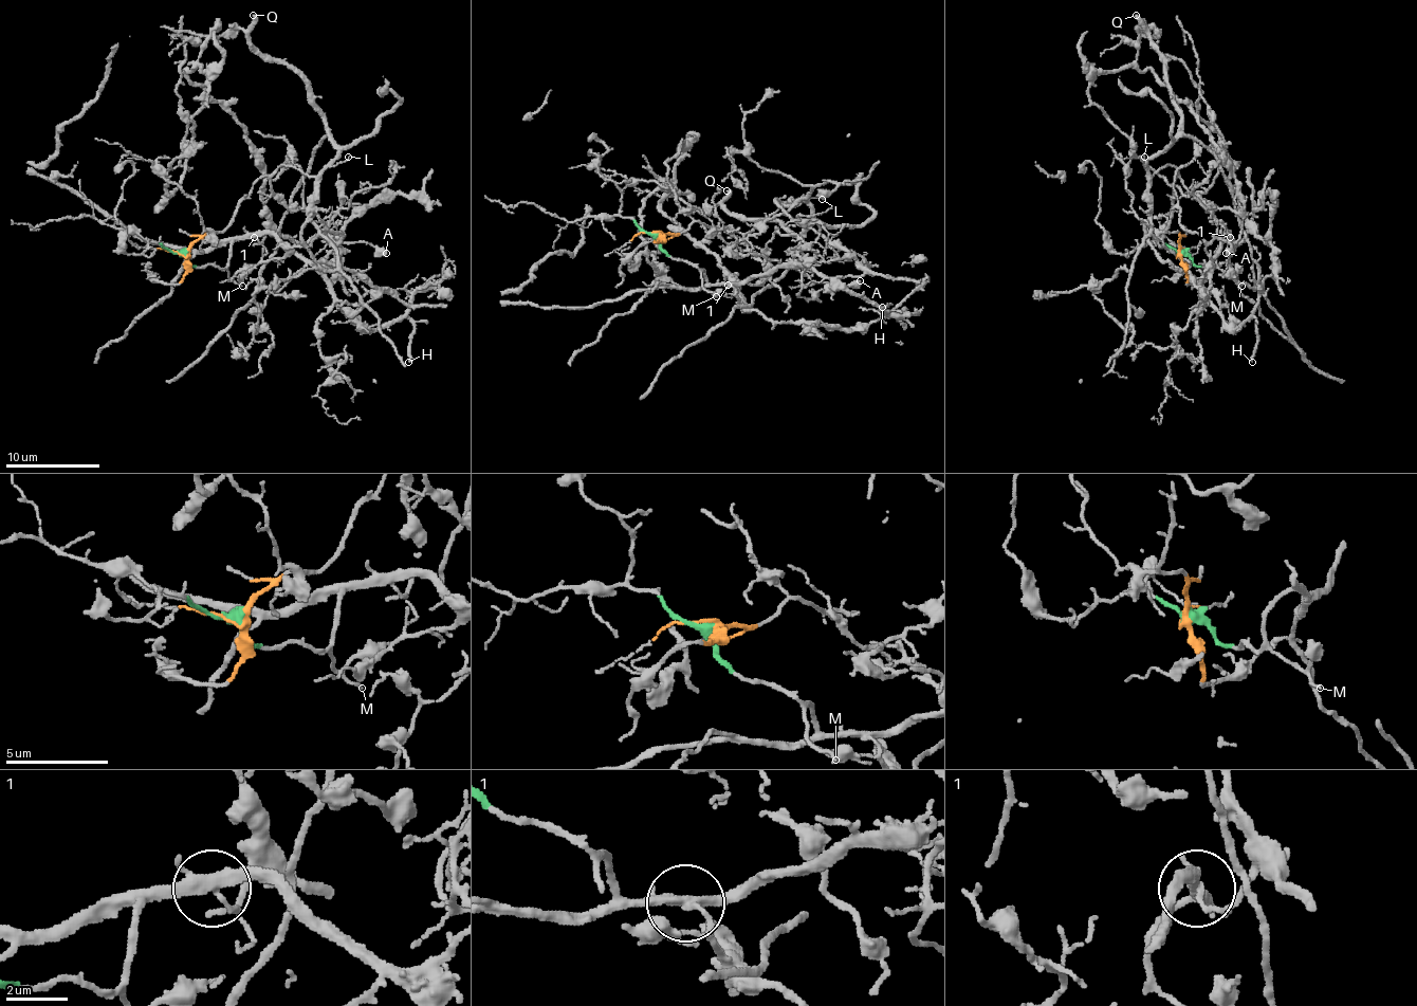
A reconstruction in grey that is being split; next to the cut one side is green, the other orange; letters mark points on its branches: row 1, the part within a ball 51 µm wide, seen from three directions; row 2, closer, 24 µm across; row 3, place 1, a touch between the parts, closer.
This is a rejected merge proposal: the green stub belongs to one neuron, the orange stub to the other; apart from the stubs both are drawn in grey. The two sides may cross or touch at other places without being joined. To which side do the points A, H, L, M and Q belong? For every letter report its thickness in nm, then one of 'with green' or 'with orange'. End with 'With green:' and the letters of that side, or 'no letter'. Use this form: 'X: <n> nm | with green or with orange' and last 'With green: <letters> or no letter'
A: 400 nm | with green
H: 200 nm | with green
L: 110 nm | with orange
M: 130 nm | with green
Q: 360 nm | with orange
With green: A, H, M

